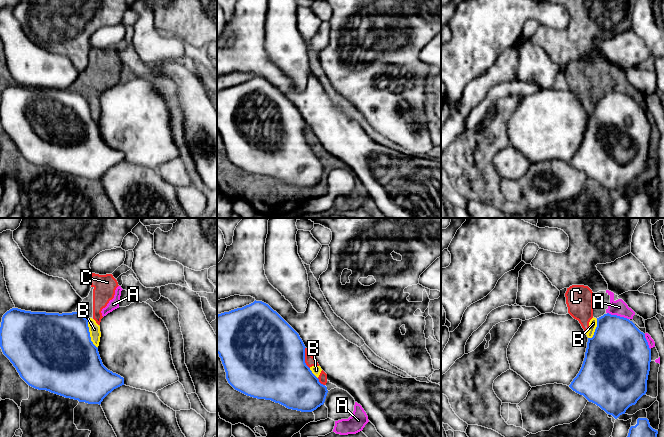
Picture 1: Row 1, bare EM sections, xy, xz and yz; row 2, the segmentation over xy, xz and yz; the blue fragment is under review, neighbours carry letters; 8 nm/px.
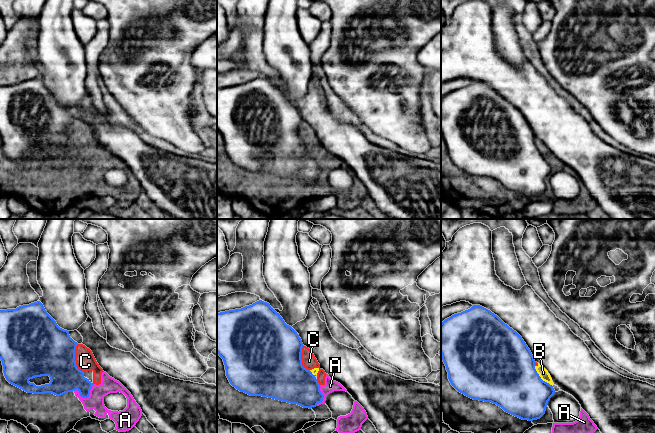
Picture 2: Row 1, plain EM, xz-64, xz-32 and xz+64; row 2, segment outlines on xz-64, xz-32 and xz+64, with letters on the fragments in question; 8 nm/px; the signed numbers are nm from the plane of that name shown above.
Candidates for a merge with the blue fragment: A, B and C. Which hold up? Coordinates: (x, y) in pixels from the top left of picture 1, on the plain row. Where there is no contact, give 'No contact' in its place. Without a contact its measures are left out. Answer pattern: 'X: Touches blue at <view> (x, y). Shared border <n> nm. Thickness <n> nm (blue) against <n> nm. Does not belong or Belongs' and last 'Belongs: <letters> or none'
A: Touches blue at yz (618, 92). Shared border 190 nm. Thickness 440 nm (blue) against 120 nm. Does not belong
B: Touches blue at xy (89, 109). Shared border 260 nm. Thickness 500 nm (blue) against 90 nm. Does not belong
C: Touches blue at xz (304, 134). Shared border 180 nm. Thickness 500 nm (blue) against 90 nm. Does not belong
Belongs: none

